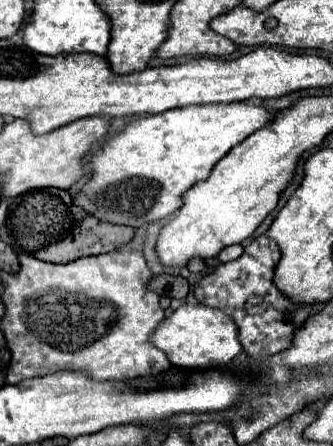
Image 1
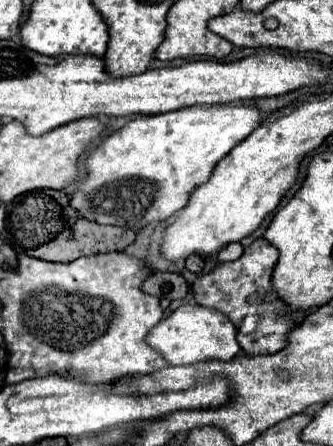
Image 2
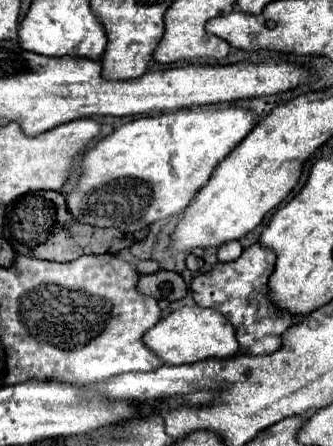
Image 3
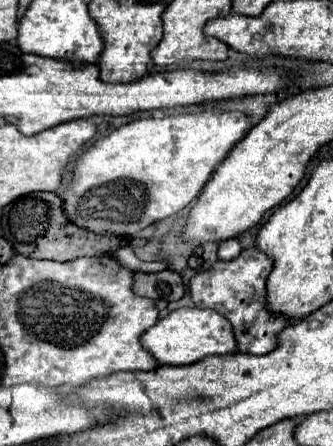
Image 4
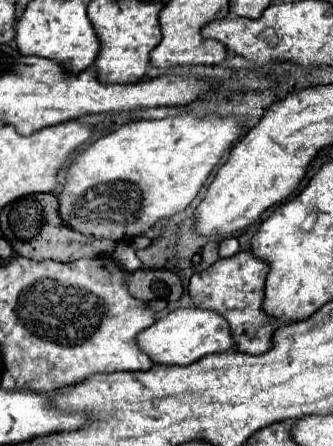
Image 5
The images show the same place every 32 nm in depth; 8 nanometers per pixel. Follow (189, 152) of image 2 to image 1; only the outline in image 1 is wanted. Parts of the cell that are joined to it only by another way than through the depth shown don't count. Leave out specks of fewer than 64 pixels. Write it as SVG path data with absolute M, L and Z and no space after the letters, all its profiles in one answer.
M230 102L184 106L132 120L92 156L92 178L76 194L74 202L102 220L132 228L166 218L180 208L182 194L196 182L206 180L214 164L232 146L246 140L254 130L264 128L272 118L272 112L262 104Z

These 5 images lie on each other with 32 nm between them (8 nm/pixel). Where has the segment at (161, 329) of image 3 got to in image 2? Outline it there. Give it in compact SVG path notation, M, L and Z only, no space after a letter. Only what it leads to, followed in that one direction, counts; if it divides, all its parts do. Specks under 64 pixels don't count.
M184 304L174 310L168 318L156 324L156 328L152 328L148 334L148 344L156 348L172 366L192 366L210 360L228 362L242 352L236 340L236 326L228 320L228 316L200 304Z

